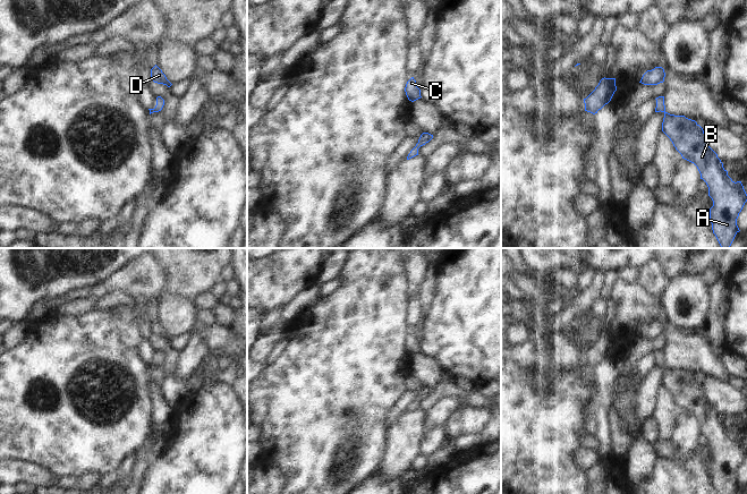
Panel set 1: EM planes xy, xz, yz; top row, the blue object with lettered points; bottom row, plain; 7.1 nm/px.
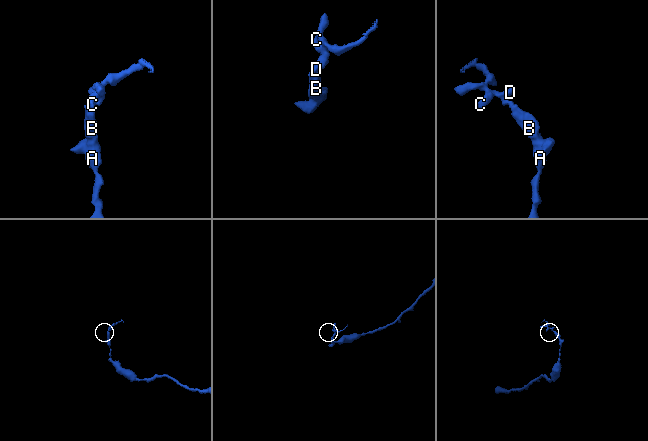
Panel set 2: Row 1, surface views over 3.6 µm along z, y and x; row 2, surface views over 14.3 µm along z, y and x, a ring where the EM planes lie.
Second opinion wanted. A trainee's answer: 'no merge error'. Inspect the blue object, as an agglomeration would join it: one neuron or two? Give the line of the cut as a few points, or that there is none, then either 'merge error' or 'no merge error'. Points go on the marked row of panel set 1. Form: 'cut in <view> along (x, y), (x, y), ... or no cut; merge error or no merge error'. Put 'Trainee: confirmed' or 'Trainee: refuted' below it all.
no cut; no merge error
Trainee: confirmed

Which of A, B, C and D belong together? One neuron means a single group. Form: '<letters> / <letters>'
A B C D

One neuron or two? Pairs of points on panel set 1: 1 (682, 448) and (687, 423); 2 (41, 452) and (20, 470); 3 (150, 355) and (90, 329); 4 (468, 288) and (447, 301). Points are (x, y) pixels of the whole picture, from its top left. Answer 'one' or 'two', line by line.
1: one
2: two
3: two
4: one

